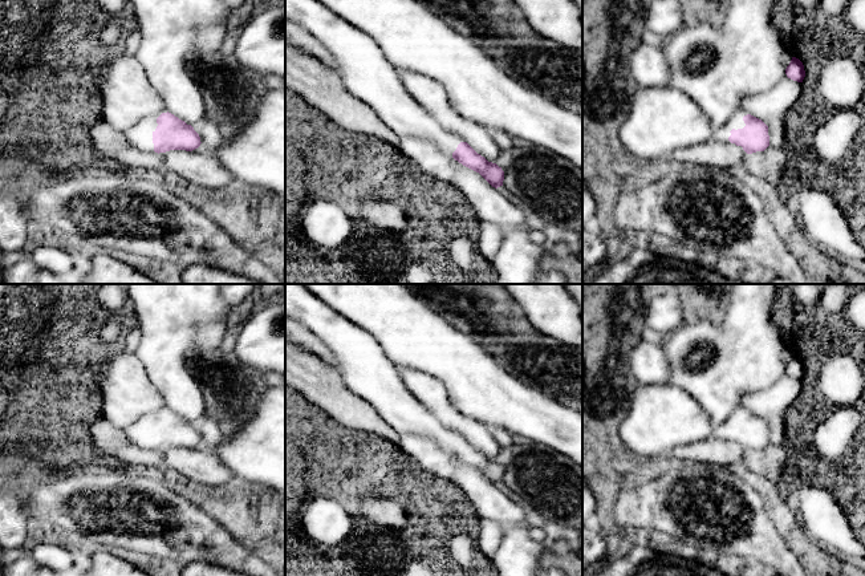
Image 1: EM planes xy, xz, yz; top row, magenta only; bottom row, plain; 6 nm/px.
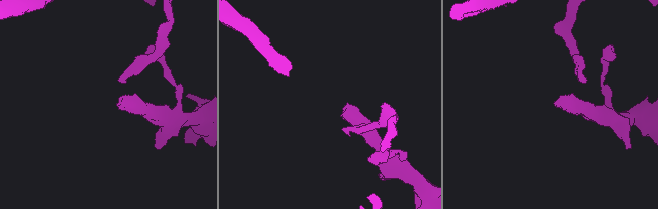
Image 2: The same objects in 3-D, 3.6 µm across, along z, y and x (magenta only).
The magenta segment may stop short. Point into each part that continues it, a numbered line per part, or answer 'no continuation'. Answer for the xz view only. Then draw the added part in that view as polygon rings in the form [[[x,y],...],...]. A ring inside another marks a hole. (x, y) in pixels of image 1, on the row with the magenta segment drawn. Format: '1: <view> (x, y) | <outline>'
1: xz (365, 72) | [[[285,0],[285,19],[299,24],[321,42],[336,60],[337,74],[344,86],[358,100],[373,108],[398,137],[415,137],[429,141],[452,158],[458,145],[464,141],[446,130],[415,101],[402,84],[398,69],[387,61],[381,48],[366,32],[345,21],[318,0]]]

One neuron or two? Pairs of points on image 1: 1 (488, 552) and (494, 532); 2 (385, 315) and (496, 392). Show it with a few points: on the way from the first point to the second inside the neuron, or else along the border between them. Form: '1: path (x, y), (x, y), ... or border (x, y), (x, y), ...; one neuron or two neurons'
1: path (488, 547), (490, 538); one neuron
2: path (413, 333), (453, 356), (468, 372); one neuron

